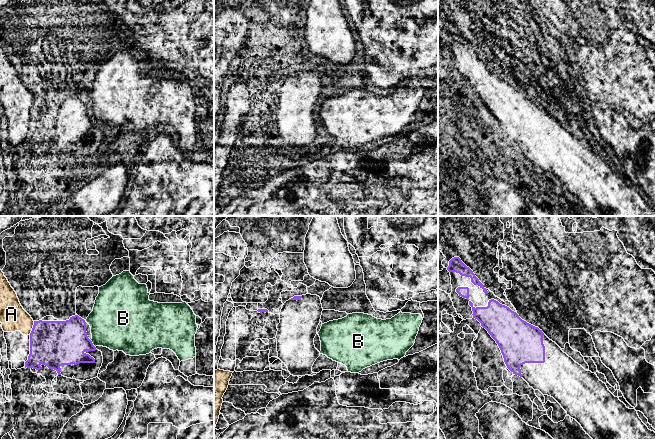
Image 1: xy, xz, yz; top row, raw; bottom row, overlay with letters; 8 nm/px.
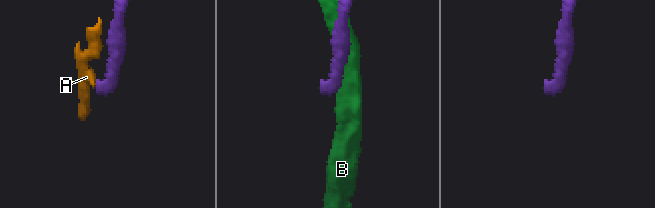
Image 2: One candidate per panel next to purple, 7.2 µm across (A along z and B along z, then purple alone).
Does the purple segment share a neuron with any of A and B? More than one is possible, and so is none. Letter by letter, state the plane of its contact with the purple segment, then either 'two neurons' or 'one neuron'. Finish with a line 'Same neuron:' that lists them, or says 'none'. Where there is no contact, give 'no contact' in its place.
A: xy | two neurons
B: xy | two neurons
Same neuron: none

